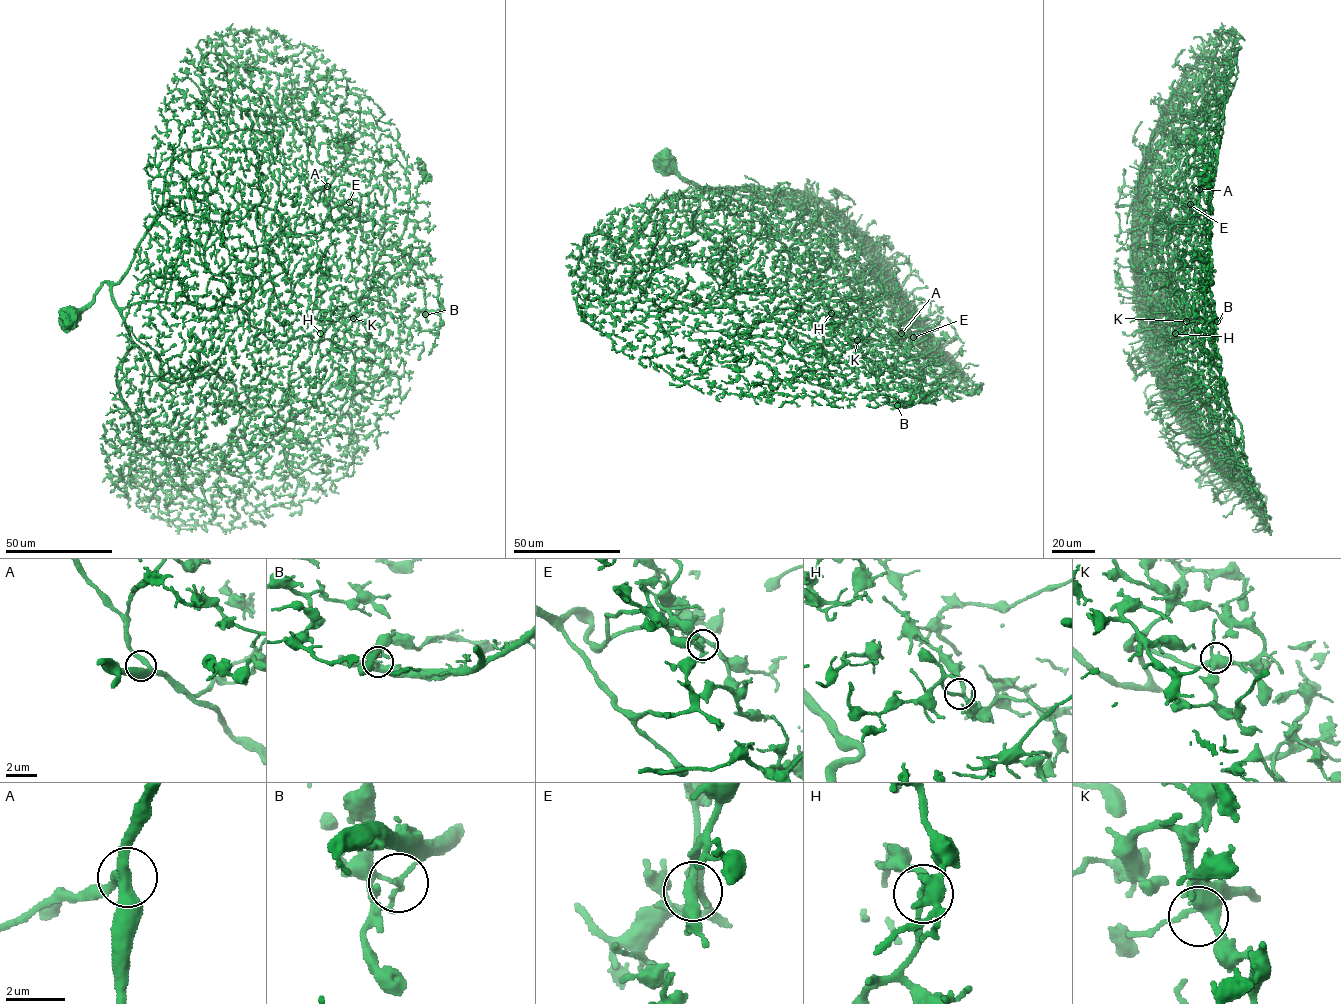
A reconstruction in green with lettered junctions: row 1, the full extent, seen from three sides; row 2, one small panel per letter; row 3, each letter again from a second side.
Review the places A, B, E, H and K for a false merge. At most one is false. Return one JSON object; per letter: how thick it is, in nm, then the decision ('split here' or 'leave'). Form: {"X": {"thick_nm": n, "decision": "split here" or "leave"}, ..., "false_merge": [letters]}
{"A": {"thick_nm": 280, "decision": "leave"}, "B": {"thick_nm": 100, "decision": "split here"}, "E": {"thick_nm": 320, "decision": "leave"}, "H": {"thick_nm": 220, "decision": "leave"}, "K": {"thick_nm": 440, "decision": "leave"}, "false_merge": ["B"]}

